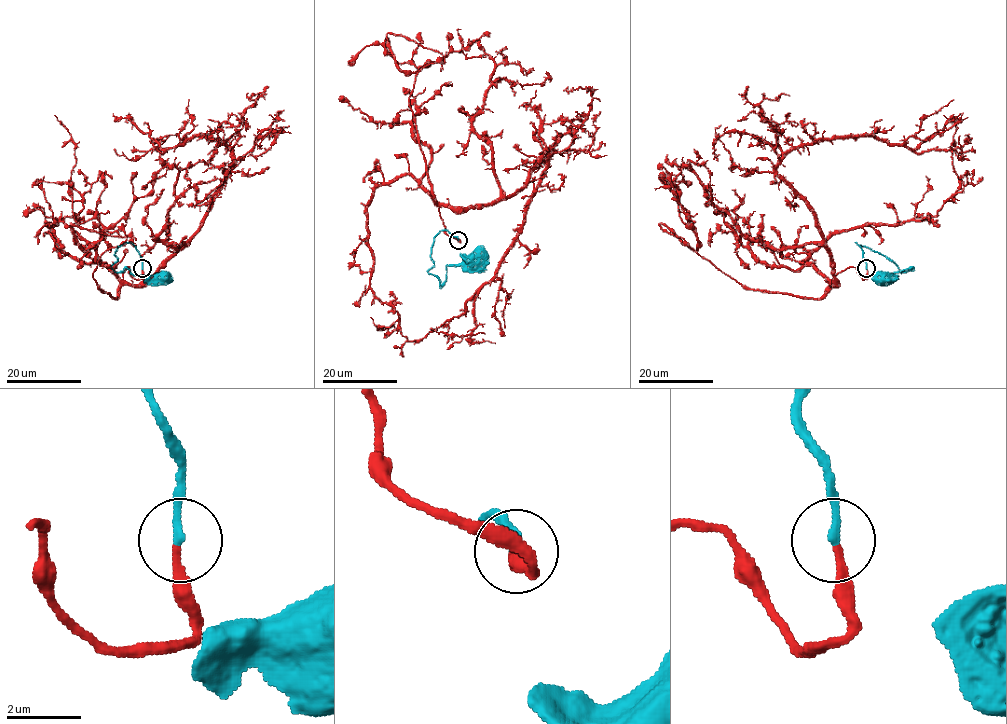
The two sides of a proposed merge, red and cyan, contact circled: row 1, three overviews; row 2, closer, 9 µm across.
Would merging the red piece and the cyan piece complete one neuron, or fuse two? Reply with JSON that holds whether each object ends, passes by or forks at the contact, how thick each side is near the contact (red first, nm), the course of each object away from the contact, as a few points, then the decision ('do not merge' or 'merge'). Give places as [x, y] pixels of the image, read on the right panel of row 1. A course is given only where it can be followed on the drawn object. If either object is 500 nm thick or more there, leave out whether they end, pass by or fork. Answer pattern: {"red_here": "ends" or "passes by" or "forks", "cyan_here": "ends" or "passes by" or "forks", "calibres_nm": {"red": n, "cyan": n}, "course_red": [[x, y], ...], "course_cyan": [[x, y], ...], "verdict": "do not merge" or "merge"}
{"red_here": "ends", "cyan_here": "ends", "calibres_nm": {"red": 240, "cyan": 220}, "course_red": [[866, 269], [863, 279], [841, 271], [819, 298], [744, 288], [662, 228], [696, 247], [670, 183], [691, 184]], "course_cyan": [[866, 268], [863, 251], [856, 243], [890, 259], [900, 272], [911, 269], [890, 275], [883, 273], [882, 276]], "verdict": "merge"}

